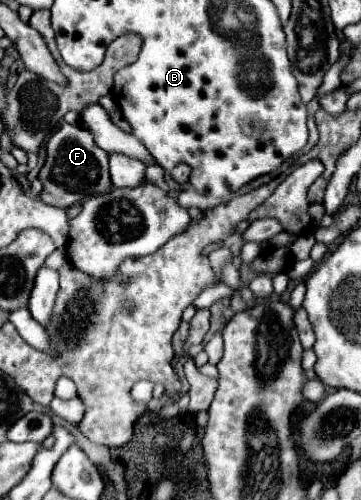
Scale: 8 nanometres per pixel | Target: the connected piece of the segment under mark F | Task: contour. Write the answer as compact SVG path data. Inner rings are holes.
M63 122L47 142L47 162L39 172L39 180L43 182L43 202L57 208L69 208L87 196L109 192L109 156L95 144L93 134L87 128Z

